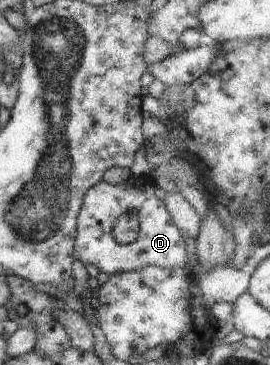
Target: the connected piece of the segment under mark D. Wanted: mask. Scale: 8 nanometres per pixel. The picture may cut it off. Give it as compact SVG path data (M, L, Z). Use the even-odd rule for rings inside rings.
M131 176L124 183L112 185L98 182L86 191L78 215L78 233L74 245L74 257L87 265L98 267L106 275L140 270L156 265L160 268L186 267L188 241L181 234L173 217L154 193L156 186L145 176ZM137 213L140 217L139 239L124 245L116 241L114 231L124 214Z

